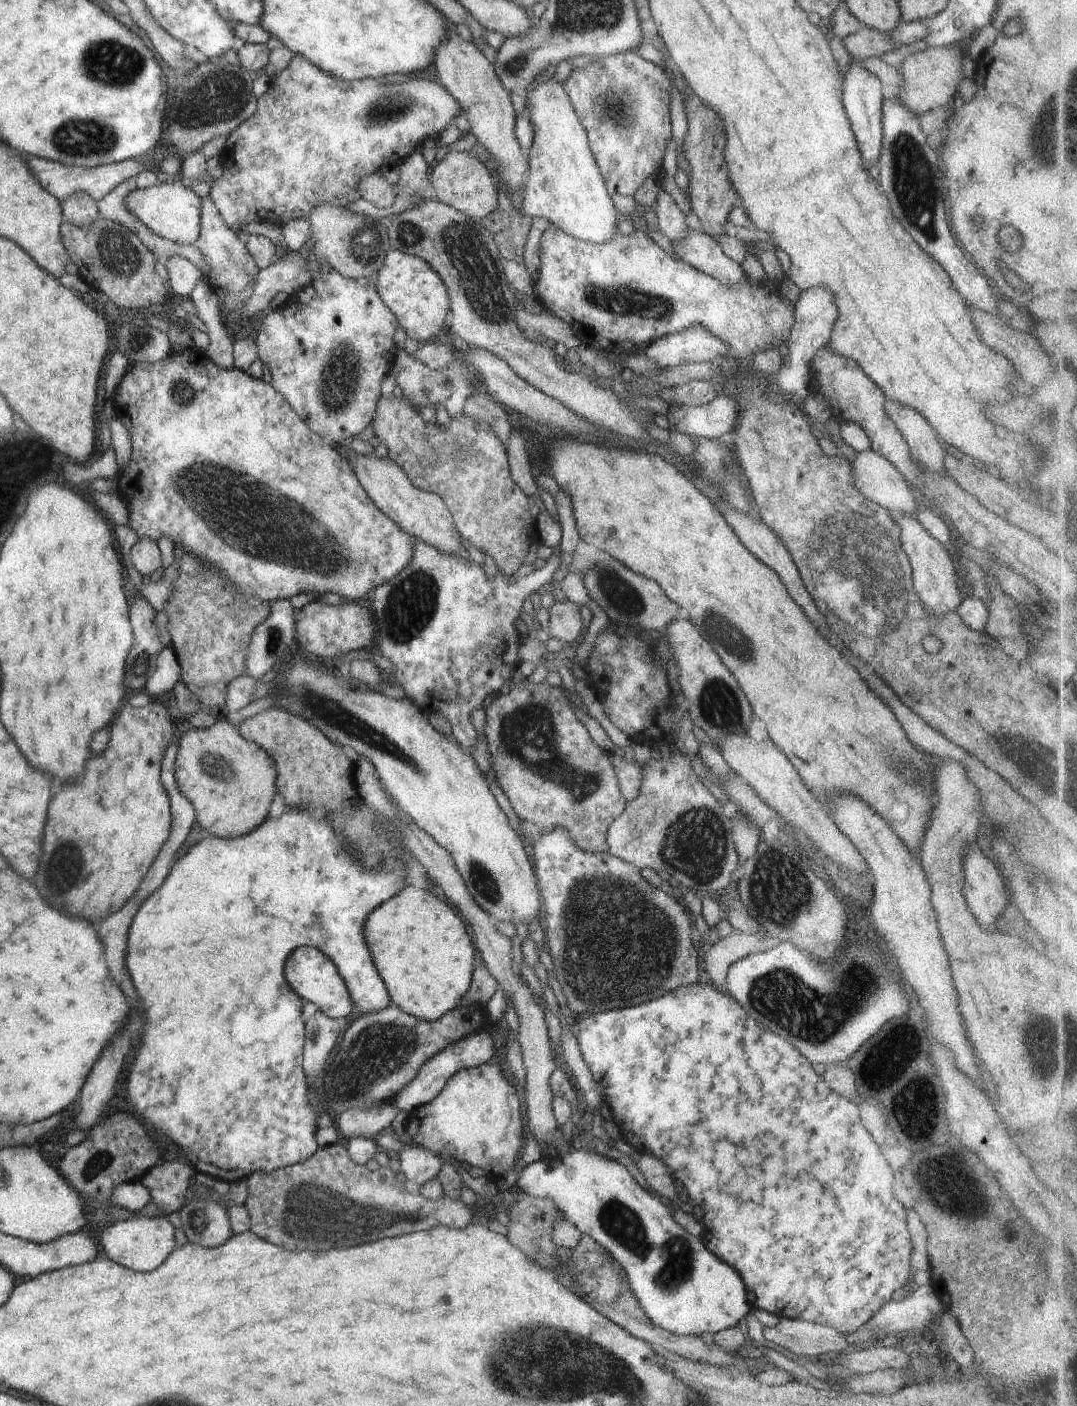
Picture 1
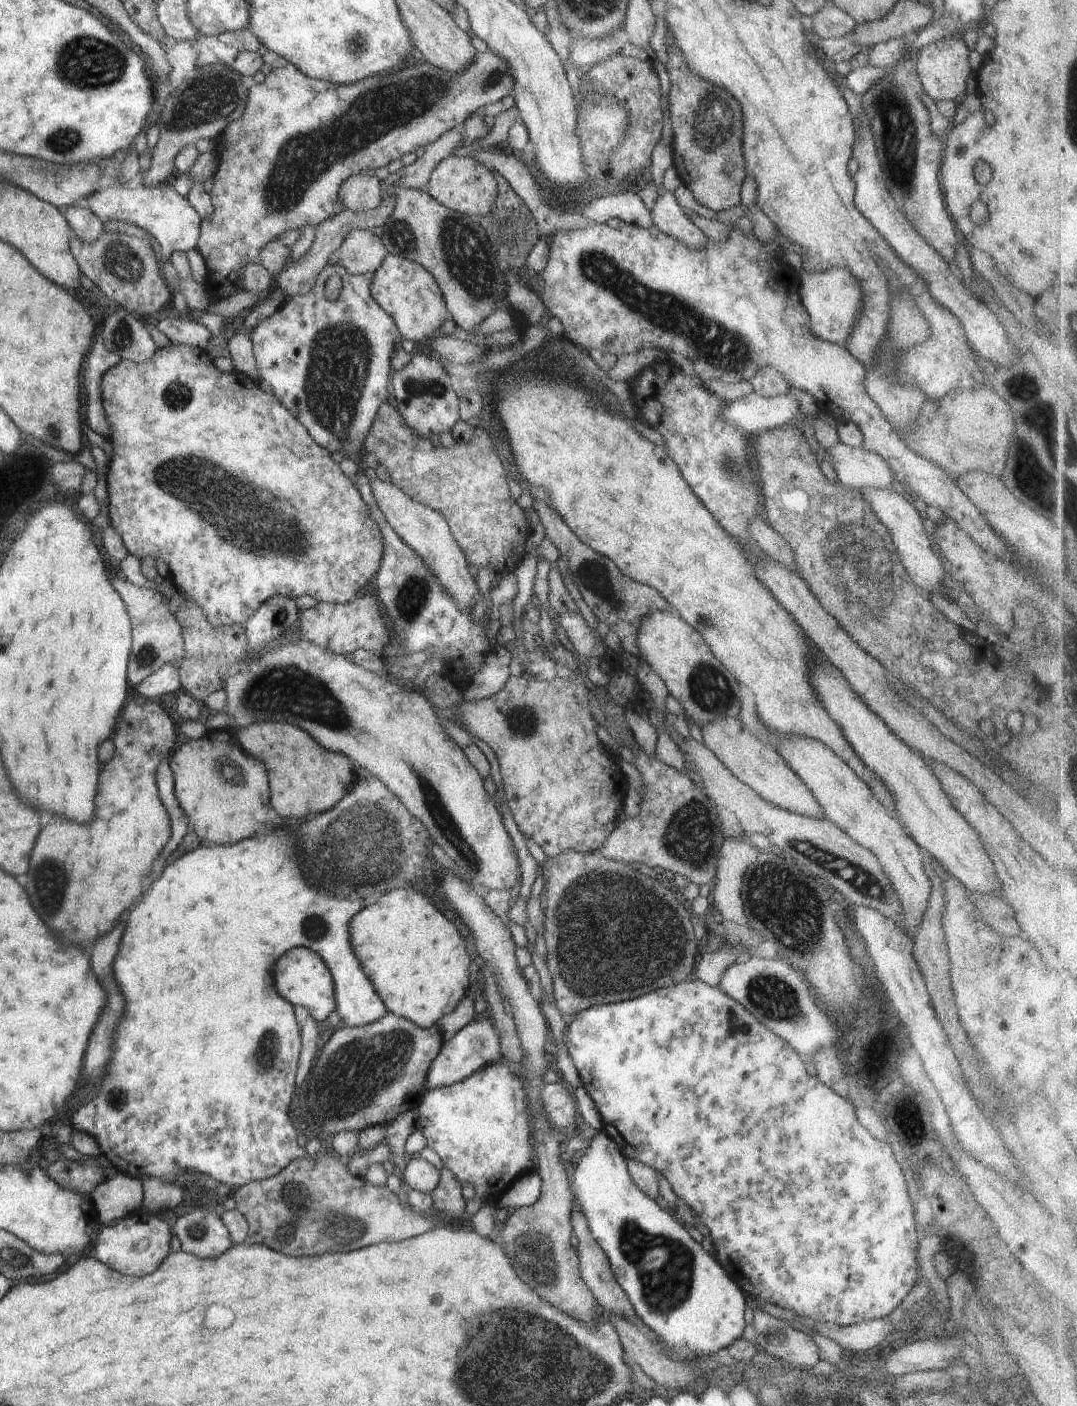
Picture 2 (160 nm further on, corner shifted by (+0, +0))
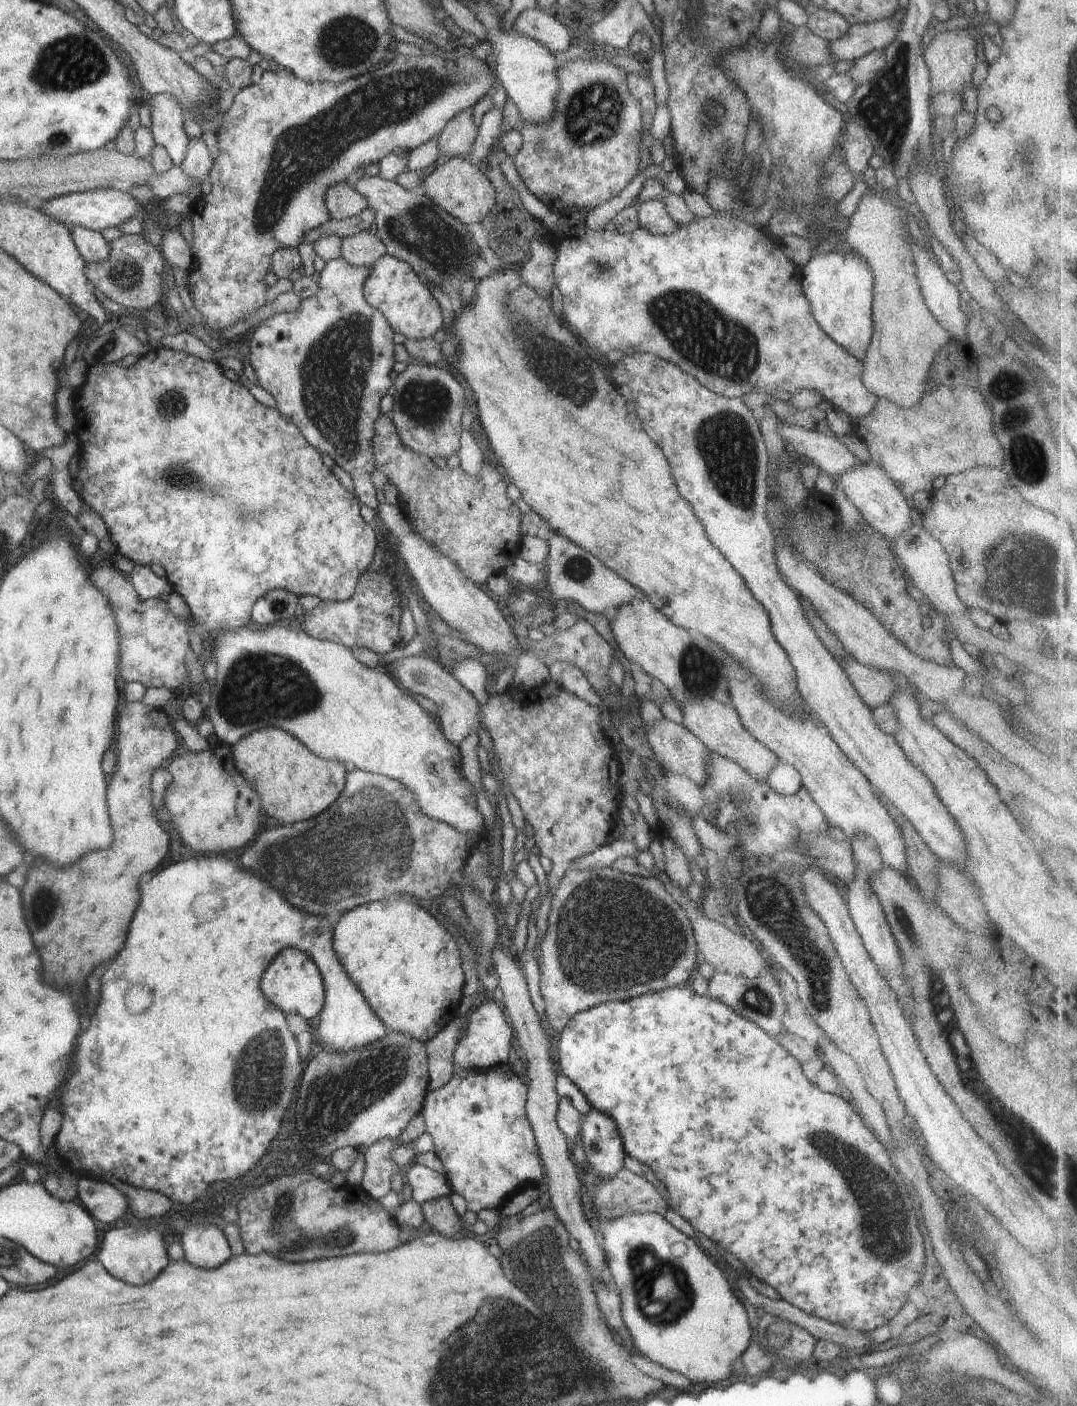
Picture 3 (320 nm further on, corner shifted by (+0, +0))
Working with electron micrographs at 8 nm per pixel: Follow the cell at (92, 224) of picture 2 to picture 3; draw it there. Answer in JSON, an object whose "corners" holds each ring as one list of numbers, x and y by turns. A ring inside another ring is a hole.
{"corners":[[75,226,74,230,70,232,74,244,86,264,104,262,108,258,109,242,102,236,101,232,81,226]]}

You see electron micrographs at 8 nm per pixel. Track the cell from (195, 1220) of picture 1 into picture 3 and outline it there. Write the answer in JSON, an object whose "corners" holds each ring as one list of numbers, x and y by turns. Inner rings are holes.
{"corners":[[189,1225,178,1241,181,1242,184,1249,185,1260,198,1266,198,1268,218,1268,220,1264,224,1264,233,1256,225,1234,214,1225]]}

